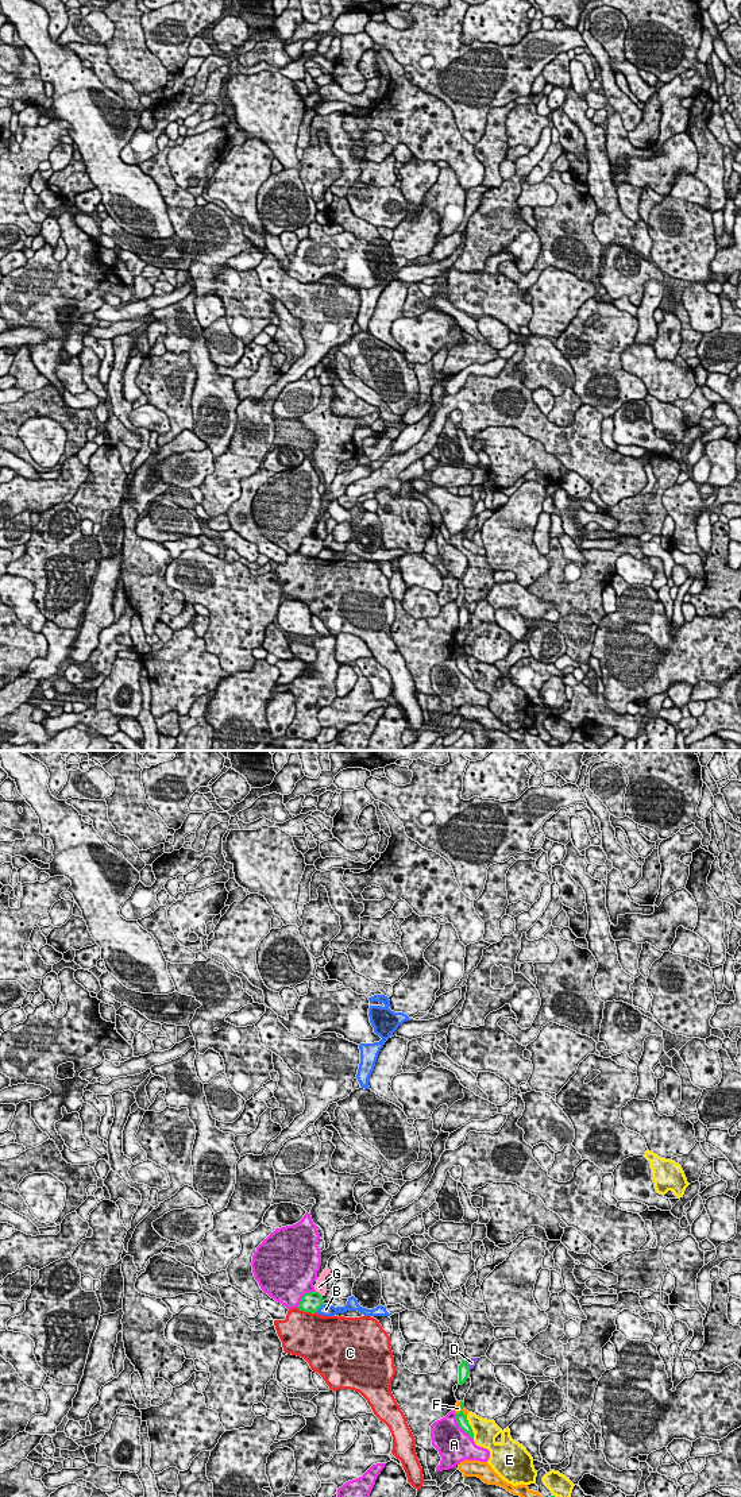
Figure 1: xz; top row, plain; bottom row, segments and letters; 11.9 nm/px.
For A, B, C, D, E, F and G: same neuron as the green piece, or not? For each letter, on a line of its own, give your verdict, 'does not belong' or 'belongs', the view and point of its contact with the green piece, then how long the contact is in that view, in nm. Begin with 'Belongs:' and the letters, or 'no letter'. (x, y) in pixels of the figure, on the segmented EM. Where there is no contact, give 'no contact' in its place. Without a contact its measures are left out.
Belongs: no letter
A: does not belong | xz (460, 1427) | 380 nm
B: does not belong | xz (320, 1305) | 140 nm
C: does not belong | xz (307, 1311) | 240 nm
D: does not belong | xz (467, 1365) | 120 nm
E: does not belong | xz (470, 1427) | 300 nm
F: does not belong | xz (460, 1407) | 190 nm
G: does not belong | xz (319, 1293) | 130 nm

